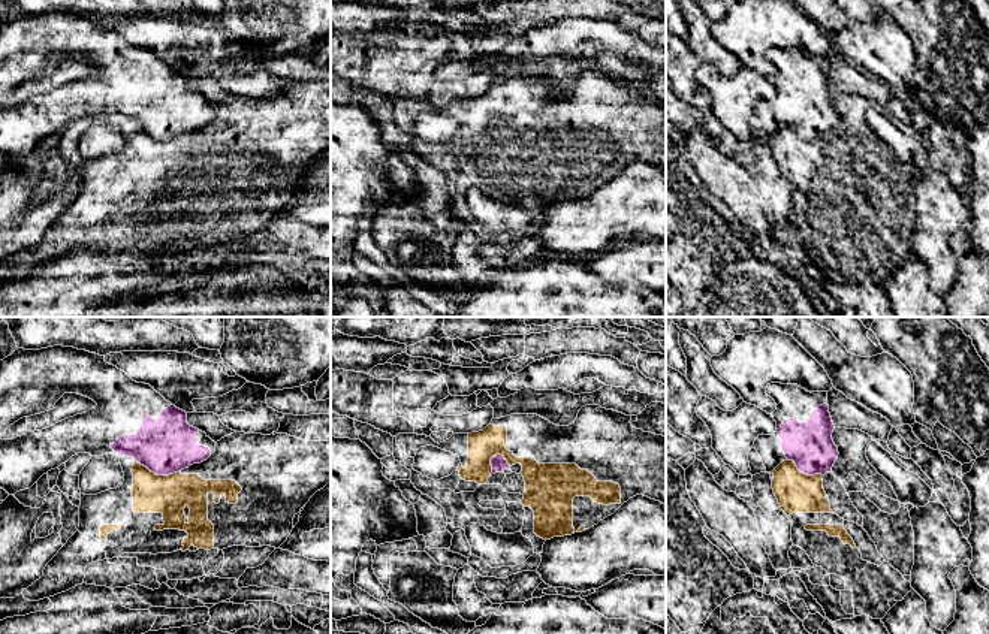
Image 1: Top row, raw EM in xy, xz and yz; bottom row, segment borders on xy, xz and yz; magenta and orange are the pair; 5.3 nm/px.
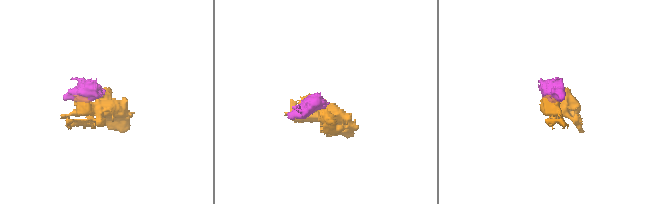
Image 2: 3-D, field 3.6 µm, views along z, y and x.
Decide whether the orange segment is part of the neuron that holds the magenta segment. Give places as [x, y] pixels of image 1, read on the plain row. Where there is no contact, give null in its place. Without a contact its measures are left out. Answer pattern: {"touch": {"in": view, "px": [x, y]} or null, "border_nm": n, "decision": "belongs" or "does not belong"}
{"touch": {"in": "xy", "px": [157, 139]}, "border_nm": 260, "decision": "does not belong"}

